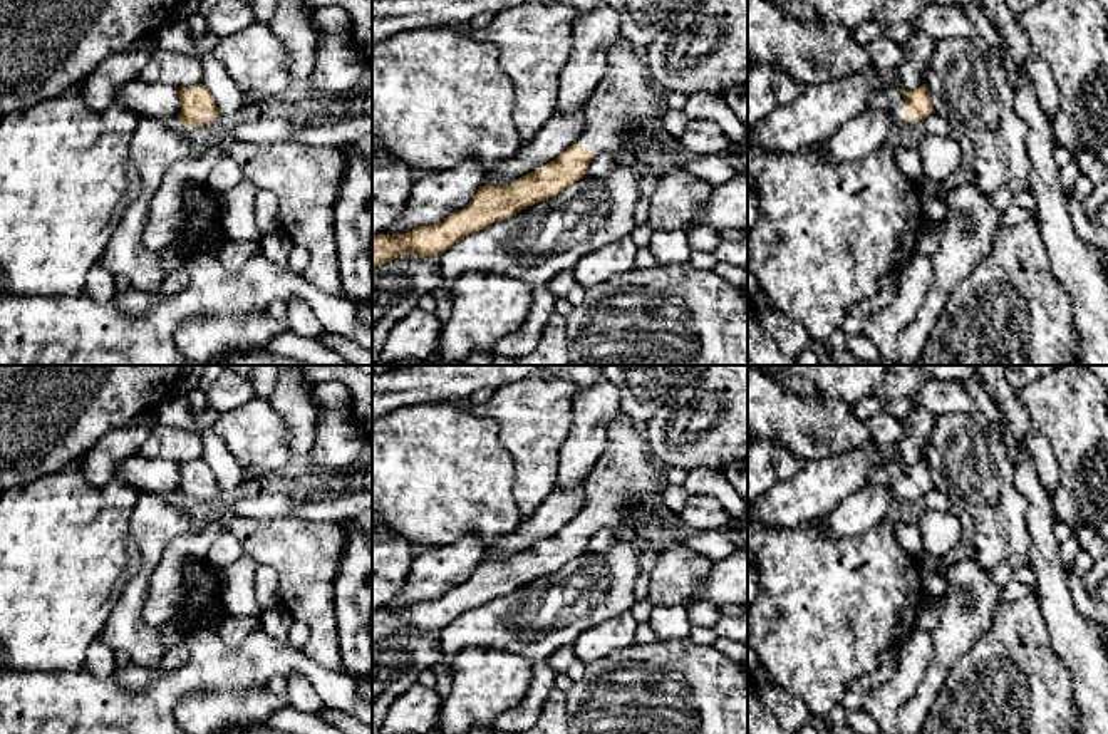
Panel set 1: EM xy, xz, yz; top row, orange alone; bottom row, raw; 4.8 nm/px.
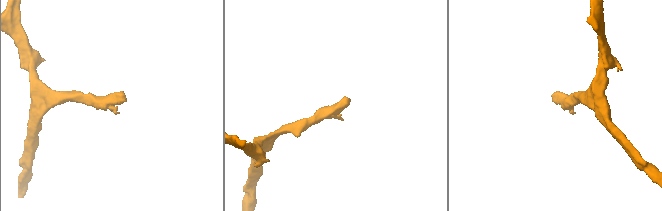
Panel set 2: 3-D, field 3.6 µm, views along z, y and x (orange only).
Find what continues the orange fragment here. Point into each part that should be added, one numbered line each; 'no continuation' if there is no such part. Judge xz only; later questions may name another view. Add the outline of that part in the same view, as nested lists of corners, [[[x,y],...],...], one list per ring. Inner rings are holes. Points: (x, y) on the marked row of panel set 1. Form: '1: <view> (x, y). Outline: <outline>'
1: xz (622, 116). Outline: [[[627,39],[608,50],[608,69],[583,106],[583,127],[573,144],[593,158],[608,152],[632,159],[657,146],[660,117],[669,111],[667,92],[650,77]]]

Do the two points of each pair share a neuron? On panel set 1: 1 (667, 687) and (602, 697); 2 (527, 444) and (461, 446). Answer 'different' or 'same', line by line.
1: same
2: different

